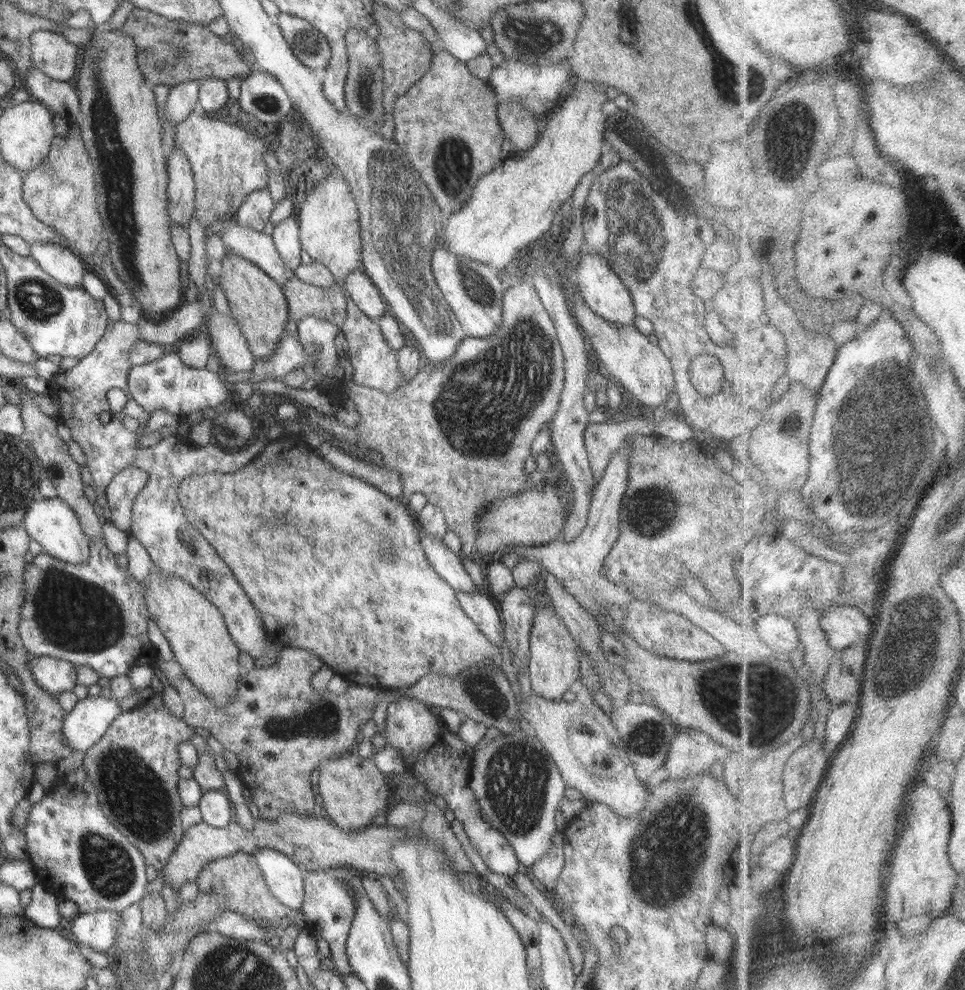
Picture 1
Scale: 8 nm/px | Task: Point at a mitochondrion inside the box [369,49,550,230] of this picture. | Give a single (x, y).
(456, 157)

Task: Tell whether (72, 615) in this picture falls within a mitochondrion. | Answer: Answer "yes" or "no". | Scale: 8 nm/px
yes

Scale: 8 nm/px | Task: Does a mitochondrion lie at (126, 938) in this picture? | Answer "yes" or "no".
no

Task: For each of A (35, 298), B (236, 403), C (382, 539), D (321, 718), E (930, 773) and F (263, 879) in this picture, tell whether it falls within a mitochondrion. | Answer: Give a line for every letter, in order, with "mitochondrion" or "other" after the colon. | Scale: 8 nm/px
A: mitochondrion
B: other
C: mitochondrion
D: mitochondrion
E: other
F: other

